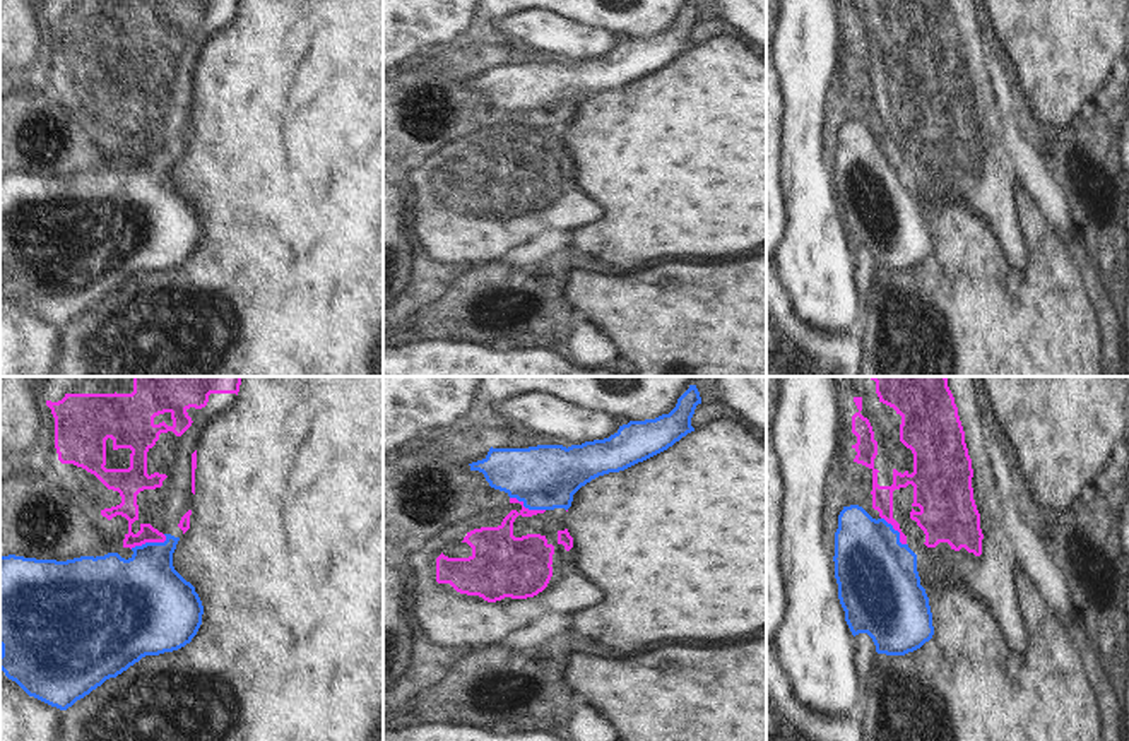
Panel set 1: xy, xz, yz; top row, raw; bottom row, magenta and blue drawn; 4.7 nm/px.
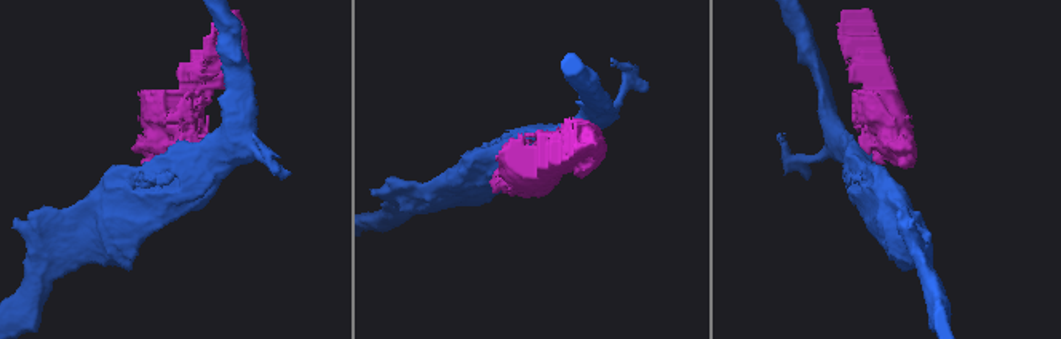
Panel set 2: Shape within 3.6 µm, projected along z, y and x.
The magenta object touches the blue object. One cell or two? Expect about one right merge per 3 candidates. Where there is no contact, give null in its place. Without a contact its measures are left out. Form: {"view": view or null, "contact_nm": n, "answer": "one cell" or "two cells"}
{"view": "xy", "contact_nm": 190, "answer": "two cells"}

